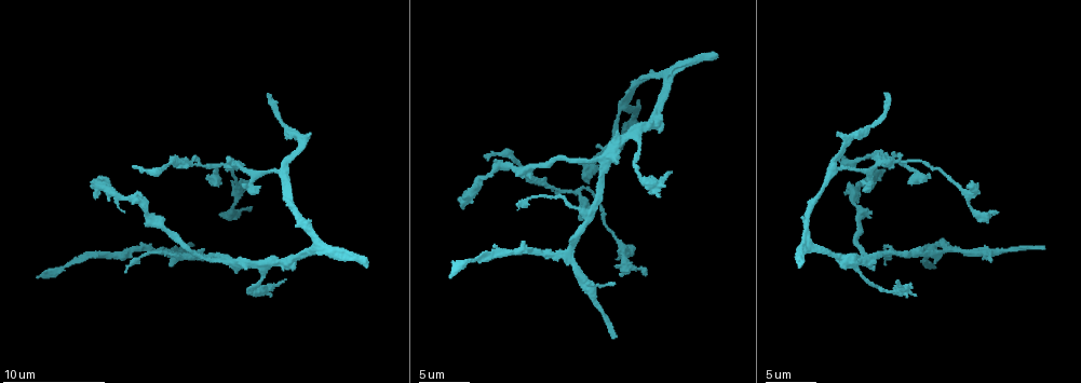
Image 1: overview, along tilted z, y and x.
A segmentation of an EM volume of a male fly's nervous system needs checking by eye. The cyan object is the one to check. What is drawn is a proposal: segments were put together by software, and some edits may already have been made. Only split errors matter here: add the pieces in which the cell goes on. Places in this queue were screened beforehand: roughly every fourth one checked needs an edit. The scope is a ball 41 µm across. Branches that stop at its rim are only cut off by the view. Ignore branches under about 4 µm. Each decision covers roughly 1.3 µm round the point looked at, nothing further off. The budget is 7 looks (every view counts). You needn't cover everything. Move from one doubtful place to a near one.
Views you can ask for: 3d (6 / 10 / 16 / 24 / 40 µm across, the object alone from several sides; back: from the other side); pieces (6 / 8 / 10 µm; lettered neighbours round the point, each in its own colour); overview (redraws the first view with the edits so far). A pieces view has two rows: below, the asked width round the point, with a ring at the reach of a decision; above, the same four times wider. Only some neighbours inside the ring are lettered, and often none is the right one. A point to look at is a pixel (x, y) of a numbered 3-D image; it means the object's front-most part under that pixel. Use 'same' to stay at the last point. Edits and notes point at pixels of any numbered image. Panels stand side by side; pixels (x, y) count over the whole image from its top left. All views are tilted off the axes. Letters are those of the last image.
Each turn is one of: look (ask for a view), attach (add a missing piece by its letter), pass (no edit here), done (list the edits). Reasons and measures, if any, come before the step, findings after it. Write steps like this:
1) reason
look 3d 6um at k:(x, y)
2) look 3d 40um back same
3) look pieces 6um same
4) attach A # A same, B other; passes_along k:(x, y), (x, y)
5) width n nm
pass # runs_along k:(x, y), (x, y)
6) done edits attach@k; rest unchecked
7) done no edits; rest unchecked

branch stops here
look pieces 6um at 1:(135, 166)

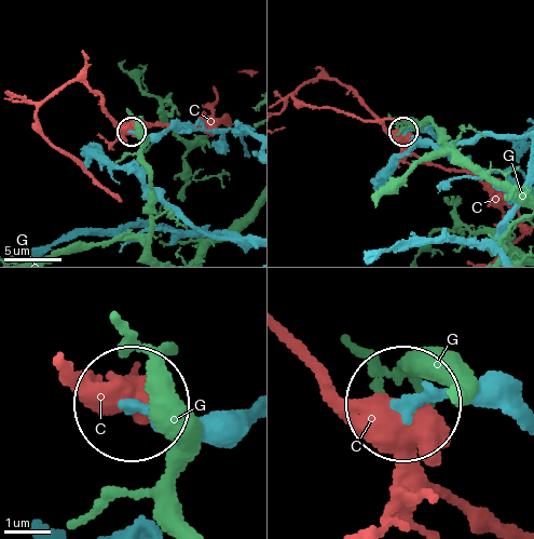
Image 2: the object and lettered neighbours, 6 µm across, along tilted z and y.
pass # C other, G other; none of them fits

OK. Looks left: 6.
stops while still wide
look 3d 10um at 1:(867, 192)

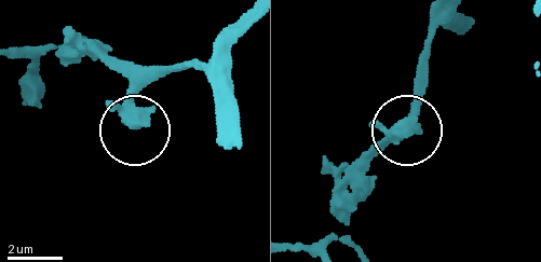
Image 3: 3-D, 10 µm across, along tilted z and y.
look pieces 8um at 3:(136, 124)

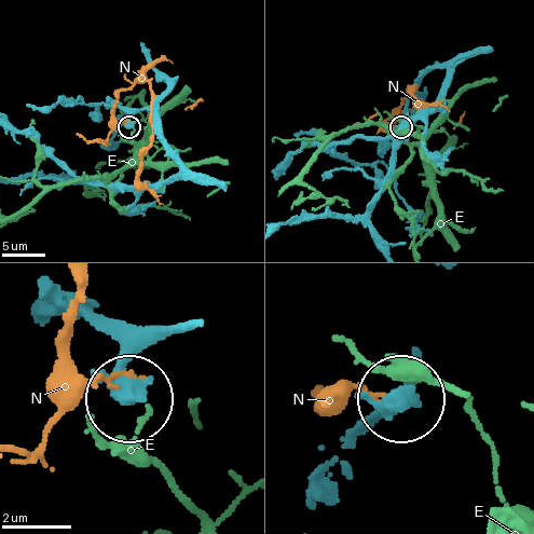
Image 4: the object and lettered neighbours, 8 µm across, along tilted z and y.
width 510 nm
pass # E other, N other; runs_along 4:(168, 178), (179, 160), (158, 118), (145, 108), (129, 126); no lettered piece goes on from it

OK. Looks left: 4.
free end
look pieces 8um at 1:(612, 282)

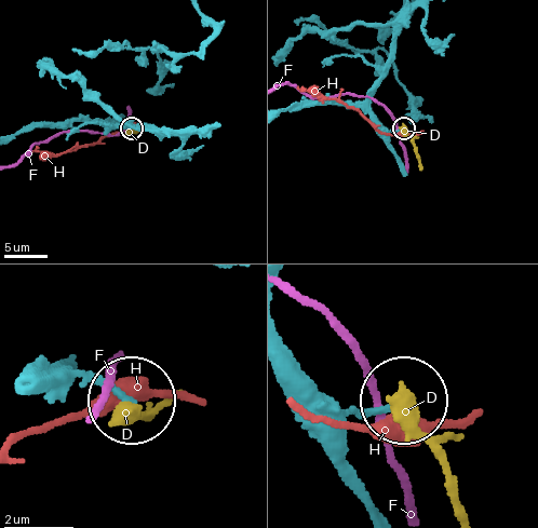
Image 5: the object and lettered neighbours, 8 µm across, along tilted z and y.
pass # D other, F other, H other; no lettered piece goes on from it

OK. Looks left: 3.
done no edits; rest unchecked

